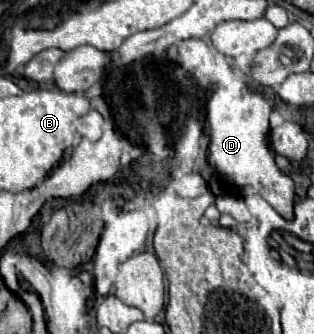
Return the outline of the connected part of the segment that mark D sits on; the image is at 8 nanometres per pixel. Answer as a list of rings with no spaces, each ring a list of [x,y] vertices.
[[[219,87],[211,101],[209,101],[209,113],[207,121],[211,125],[211,143],[209,143],[209,163],[229,179],[247,179],[247,177],[259,177],[263,187],[263,197],[271,207],[285,219],[293,219],[293,203],[295,199],[295,183],[291,177],[283,175],[275,163],[275,155],[267,145],[267,133],[269,133],[269,115],[271,115],[271,103],[255,91],[239,93],[239,97],[233,99],[233,91]]]

